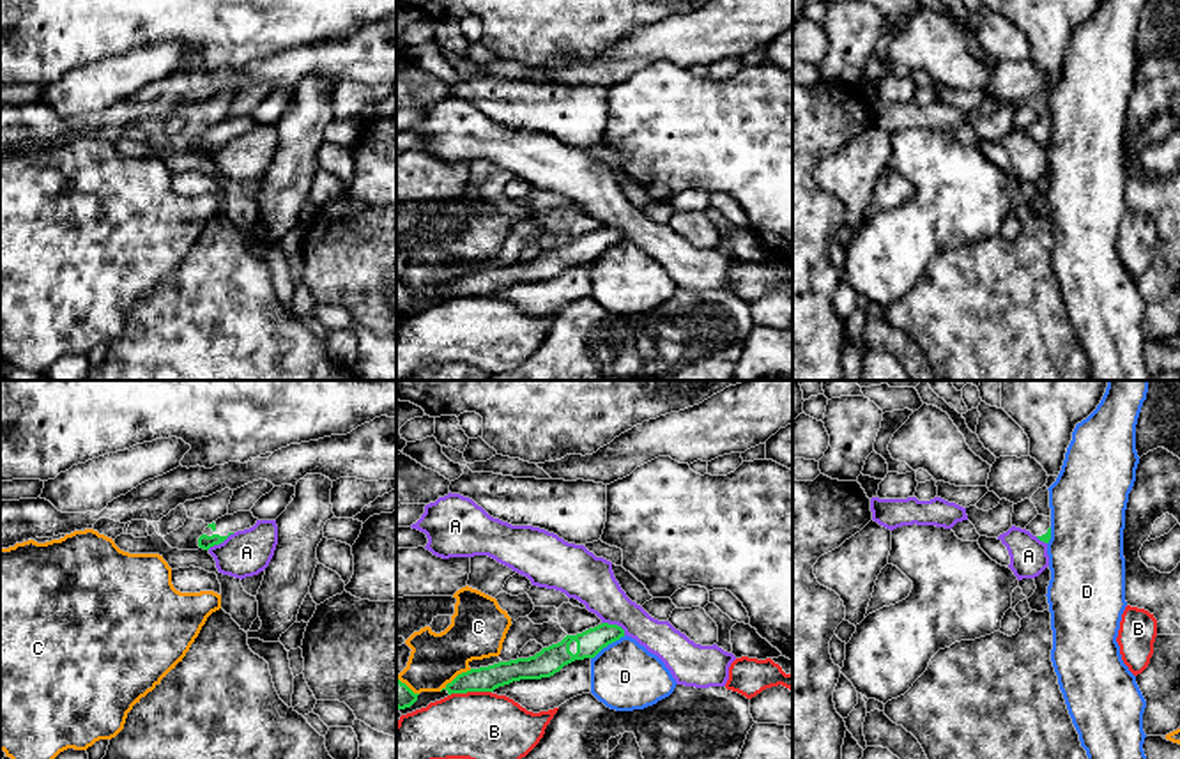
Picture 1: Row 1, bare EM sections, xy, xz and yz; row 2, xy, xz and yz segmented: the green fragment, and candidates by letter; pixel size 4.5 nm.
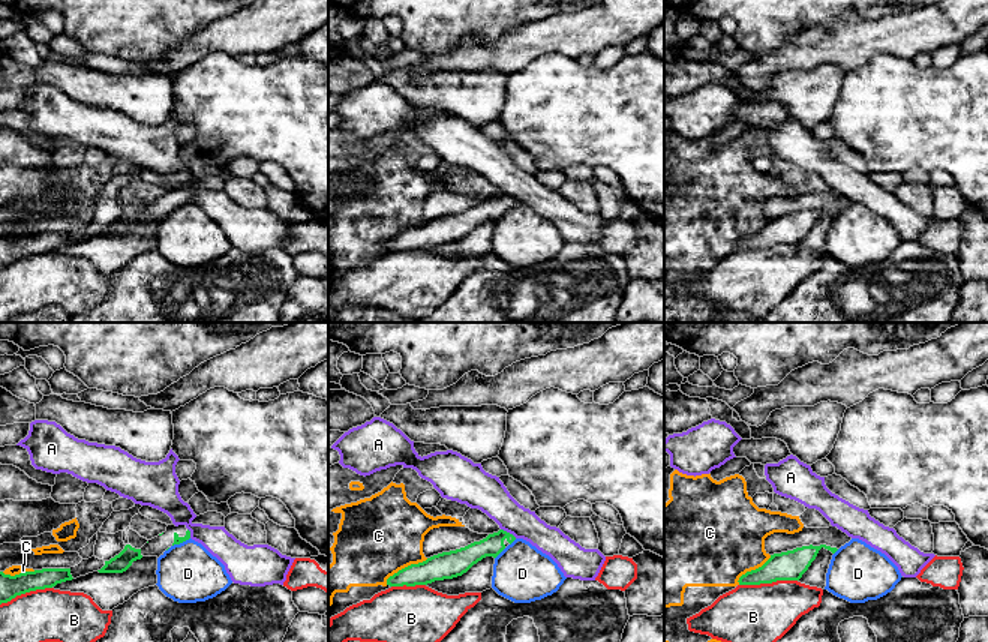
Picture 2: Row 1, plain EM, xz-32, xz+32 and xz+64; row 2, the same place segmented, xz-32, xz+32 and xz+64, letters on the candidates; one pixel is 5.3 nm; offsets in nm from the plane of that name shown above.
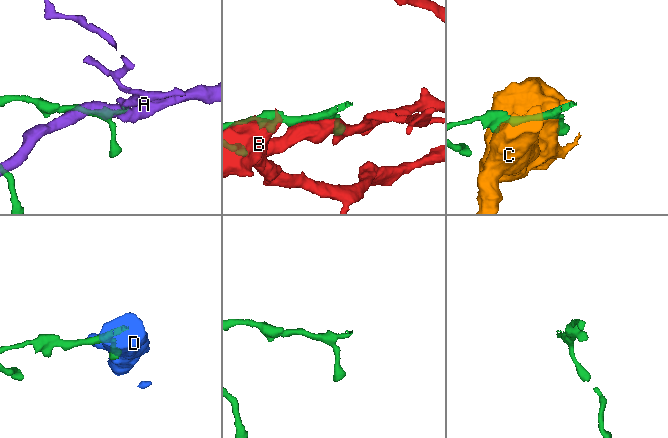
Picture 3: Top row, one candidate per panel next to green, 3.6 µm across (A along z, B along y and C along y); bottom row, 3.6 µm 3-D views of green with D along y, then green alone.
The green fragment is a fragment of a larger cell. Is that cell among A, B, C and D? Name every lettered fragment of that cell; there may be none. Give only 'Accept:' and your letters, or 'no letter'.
Accept: no letter

